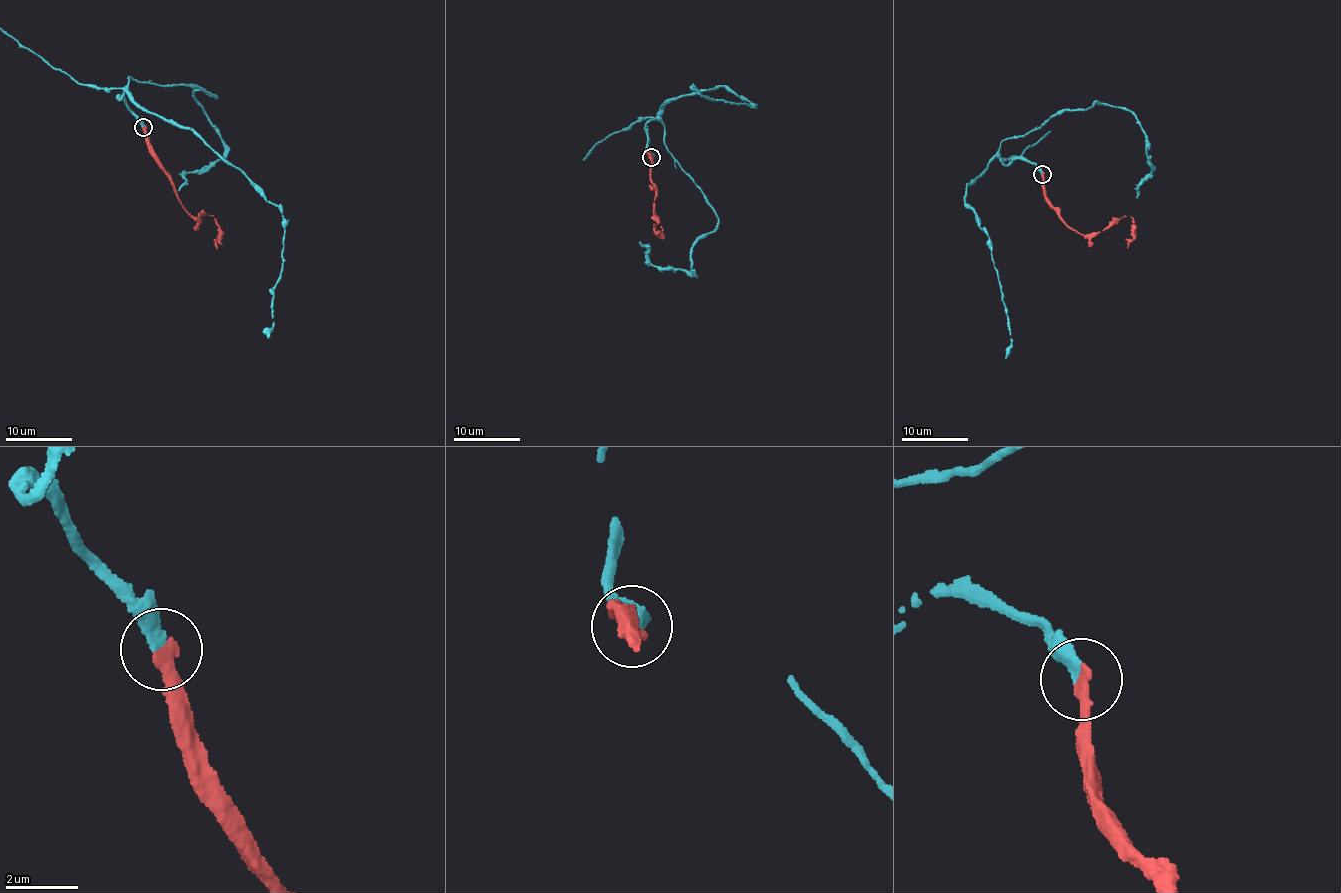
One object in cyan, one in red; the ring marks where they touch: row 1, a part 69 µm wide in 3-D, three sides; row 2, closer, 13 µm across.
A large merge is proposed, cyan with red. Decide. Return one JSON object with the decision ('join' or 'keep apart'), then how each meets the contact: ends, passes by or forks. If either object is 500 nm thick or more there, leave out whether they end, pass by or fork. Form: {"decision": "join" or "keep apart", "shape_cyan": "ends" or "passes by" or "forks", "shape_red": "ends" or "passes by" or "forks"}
{"decision": "join", "shape_cyan": "ends", "shape_red": "ends"}

